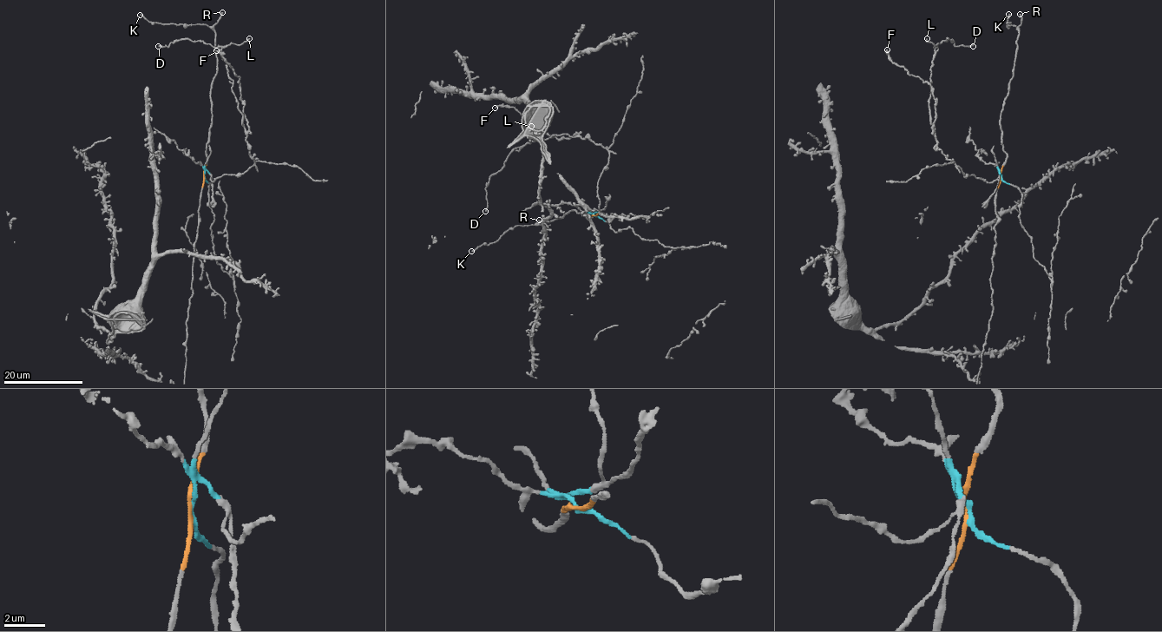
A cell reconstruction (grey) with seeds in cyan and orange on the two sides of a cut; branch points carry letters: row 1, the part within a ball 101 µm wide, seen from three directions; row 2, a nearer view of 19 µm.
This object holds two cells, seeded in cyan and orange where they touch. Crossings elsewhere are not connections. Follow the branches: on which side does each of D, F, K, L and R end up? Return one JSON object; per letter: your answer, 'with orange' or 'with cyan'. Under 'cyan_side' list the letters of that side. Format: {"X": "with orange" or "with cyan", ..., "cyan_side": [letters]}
{"D": "with cyan", "F": "with cyan", "K": "with orange", "L": "with cyan", "R": "with orange", "cyan_side": ["D", "F", "L"]}

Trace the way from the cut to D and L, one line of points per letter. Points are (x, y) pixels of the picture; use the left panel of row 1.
D: (204, 175), (206, 170), (213, 182), (254, 163), (226, 62), (219, 46), (200, 41), (159, 46)
L: (204, 175), (206, 170), (213, 182), (224, 174), (242, 174), (254, 163), (221, 54), (231, 43), (249, 38)

